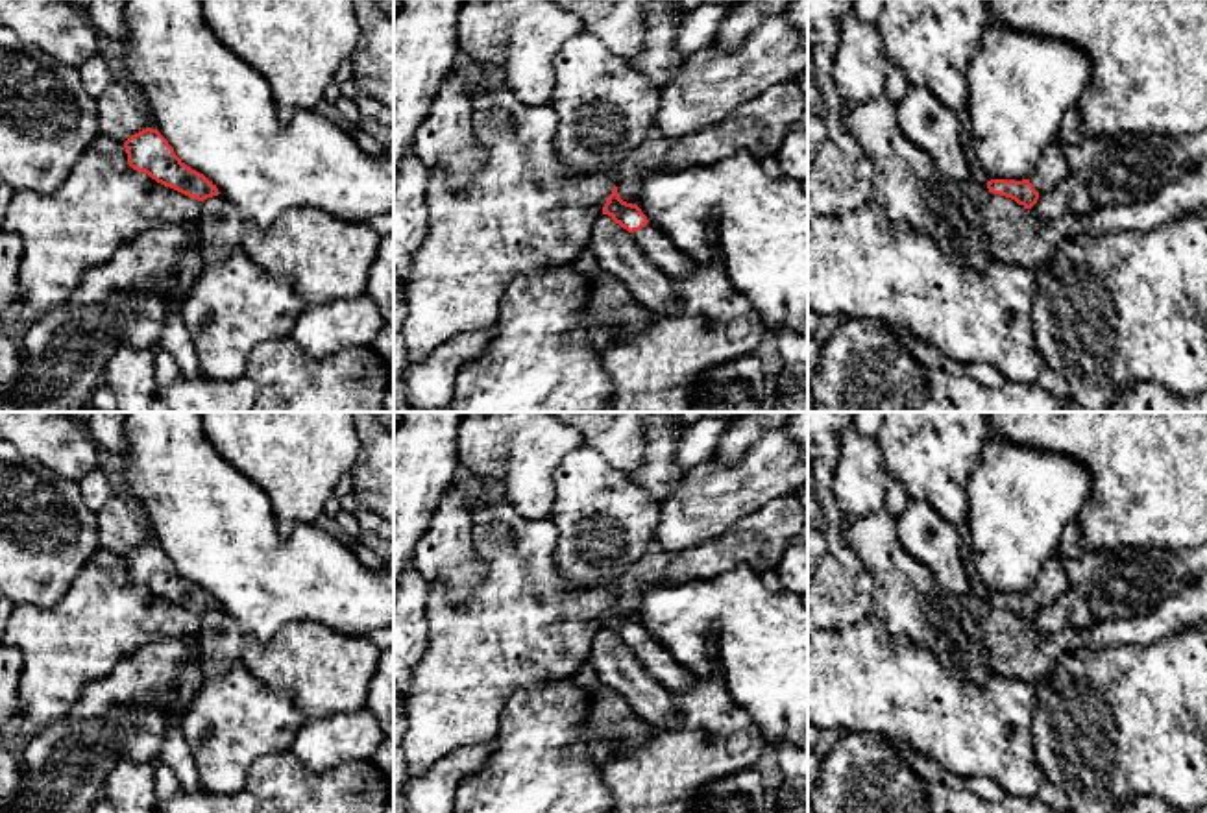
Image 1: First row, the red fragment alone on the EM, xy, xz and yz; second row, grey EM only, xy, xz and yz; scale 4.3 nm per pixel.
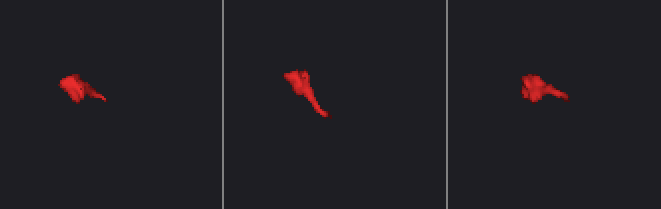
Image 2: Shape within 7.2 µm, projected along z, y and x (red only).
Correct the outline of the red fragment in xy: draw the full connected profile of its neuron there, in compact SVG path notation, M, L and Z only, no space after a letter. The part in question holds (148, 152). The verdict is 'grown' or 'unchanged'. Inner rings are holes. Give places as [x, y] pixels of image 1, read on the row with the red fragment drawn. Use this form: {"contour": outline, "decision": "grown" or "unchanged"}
{"contour": "M152 127L131 135L124 142L128 163L133 170L148 174L157 183L170 187L189 198L203 201L218 196L218 188L203 174L187 166L168 140Z", "decision": "unchanged"}

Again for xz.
{"contour": "M616 185L603 207L603 214L608 214L616 224L627 229L647 261L660 268L669 279L689 277L695 272L697 261L678 249L654 227L638 205L623 201Z", "decision": "grown"}

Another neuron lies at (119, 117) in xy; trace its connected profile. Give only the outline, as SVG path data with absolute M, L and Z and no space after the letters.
M113 81L96 100L100 135L126 142L131 135L150 127L142 111L128 91Z

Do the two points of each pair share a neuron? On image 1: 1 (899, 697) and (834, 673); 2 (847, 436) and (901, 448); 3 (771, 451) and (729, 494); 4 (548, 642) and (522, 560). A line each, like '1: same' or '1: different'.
1: same
2: different
3: same
4: same

